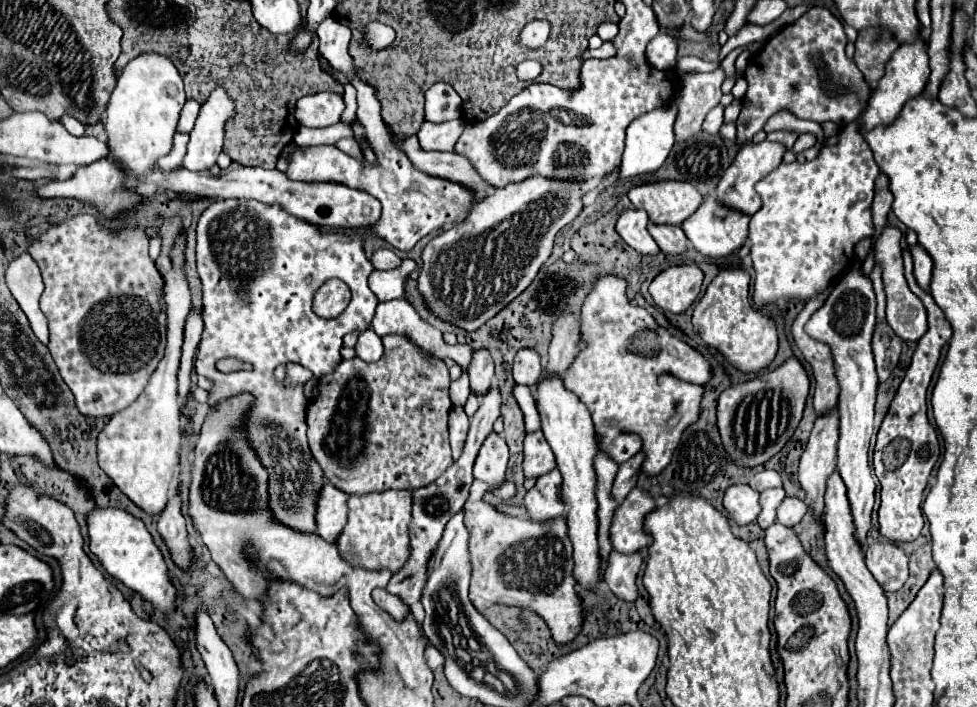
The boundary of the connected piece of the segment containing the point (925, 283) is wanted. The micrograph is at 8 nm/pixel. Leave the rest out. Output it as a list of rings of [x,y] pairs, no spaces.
[[[920,245],[912,247],[912,257],[914,257],[914,277],[916,277],[918,285],[924,291],[928,291],[930,281],[932,281],[932,257]]]

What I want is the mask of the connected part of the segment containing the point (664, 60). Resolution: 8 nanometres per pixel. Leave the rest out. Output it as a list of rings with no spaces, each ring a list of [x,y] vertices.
[[[660,31],[648,45],[650,63],[656,69],[672,69],[676,65],[676,55],[678,55],[678,39],[664,31]]]

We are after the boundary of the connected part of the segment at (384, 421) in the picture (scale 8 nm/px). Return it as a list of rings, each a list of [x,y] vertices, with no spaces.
[[[386,335],[384,339],[384,349],[386,355],[376,361],[376,363],[366,363],[362,359],[348,359],[342,361],[334,373],[324,375],[318,379],[318,397],[308,405],[308,443],[310,443],[310,451],[314,455],[314,459],[318,461],[318,465],[324,471],[324,479],[330,481],[332,485],[336,485],[340,491],[348,493],[348,495],[366,495],[366,493],[382,493],[388,489],[406,489],[406,491],[418,491],[424,485],[430,485],[436,481],[436,477],[440,477],[450,465],[452,465],[452,453],[450,453],[450,443],[448,443],[448,411],[452,407],[450,399],[448,399],[448,385],[450,385],[450,377],[448,377],[448,367],[444,365],[442,359],[430,355],[428,351],[416,347],[414,343],[410,343],[406,337],[400,335]]]

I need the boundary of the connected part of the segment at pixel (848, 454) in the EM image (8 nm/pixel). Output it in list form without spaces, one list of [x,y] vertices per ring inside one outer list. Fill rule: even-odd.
[[[862,267],[846,273],[830,291],[824,305],[806,323],[806,333],[820,343],[826,343],[834,359],[834,375],[840,387],[838,393],[838,417],[840,417],[840,439],[838,439],[838,473],[848,489],[848,501],[854,517],[854,537],[864,547],[866,533],[872,521],[874,507],[874,479],[868,465],[868,443],[872,437],[874,403],[878,389],[876,363],[872,353],[872,335],[876,327],[876,297],[870,277],[864,275]]]

